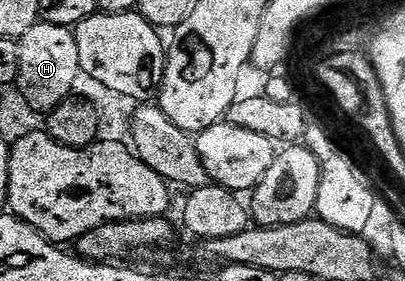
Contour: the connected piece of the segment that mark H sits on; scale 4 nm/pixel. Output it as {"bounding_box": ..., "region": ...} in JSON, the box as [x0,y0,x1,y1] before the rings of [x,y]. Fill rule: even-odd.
{"bounding_box":[16,21,82,115],"region":[[[41,21],[27,35],[19,38],[19,79],[16,88],[20,90],[26,106],[33,109],[37,115],[48,114],[50,109],[59,107],[59,103],[69,100],[73,89],[77,85],[77,77],[82,76],[79,67],[79,47],[75,47],[75,35],[73,29],[67,25],[52,25]]]}

